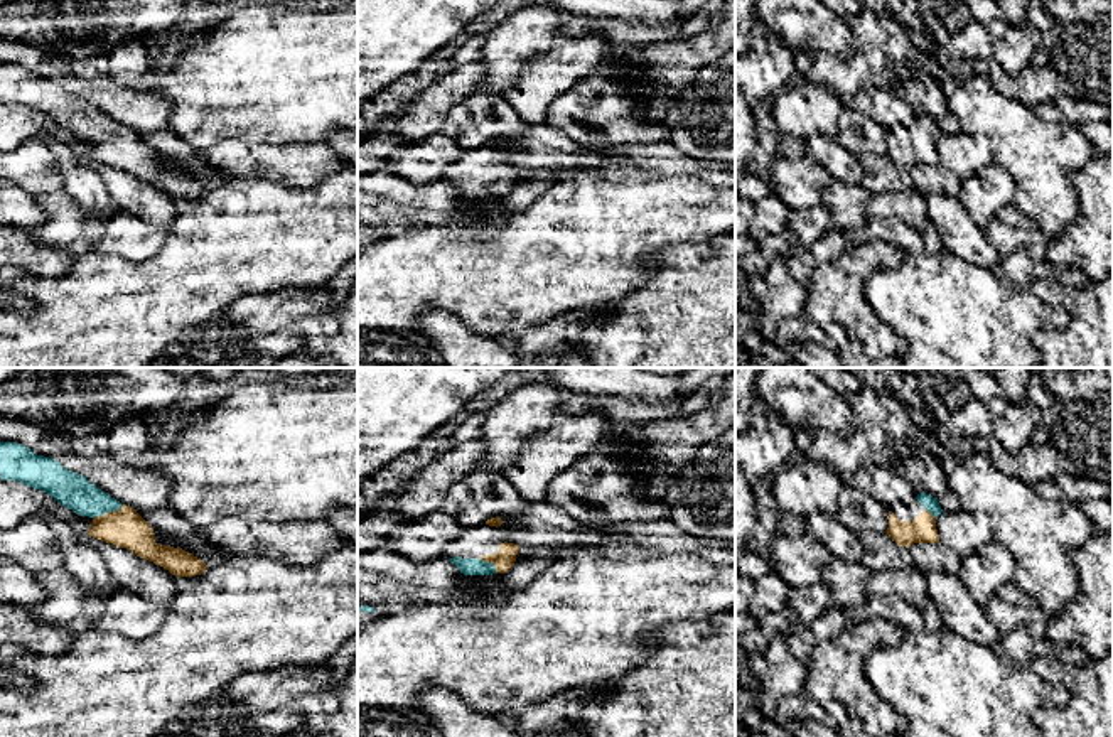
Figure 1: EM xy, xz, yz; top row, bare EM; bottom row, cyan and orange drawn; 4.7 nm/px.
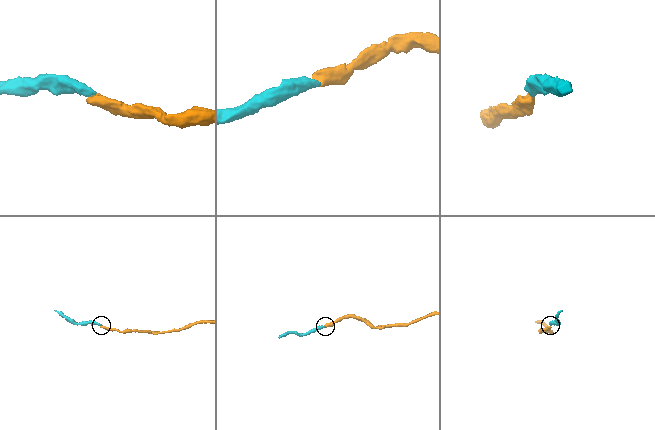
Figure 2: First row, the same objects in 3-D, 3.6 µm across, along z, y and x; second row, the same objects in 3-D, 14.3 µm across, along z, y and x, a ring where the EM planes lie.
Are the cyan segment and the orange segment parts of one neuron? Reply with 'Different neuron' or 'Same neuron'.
Same neuron

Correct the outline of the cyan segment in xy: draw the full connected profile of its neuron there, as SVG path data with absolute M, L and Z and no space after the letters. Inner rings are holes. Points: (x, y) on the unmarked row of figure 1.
M0 64L0 101L47 115L76 137L93 142L89 159L126 170L175 199L201 197L207 191L201 180L182 170L157 167L153 150L137 132L121 126L84 98L64 91L52 79L37 78L22 66Z

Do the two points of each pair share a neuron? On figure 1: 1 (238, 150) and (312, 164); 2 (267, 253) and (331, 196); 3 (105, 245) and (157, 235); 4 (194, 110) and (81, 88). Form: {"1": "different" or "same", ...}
{"1": "same", "2": "same", "3": "same", "4": "different"}

